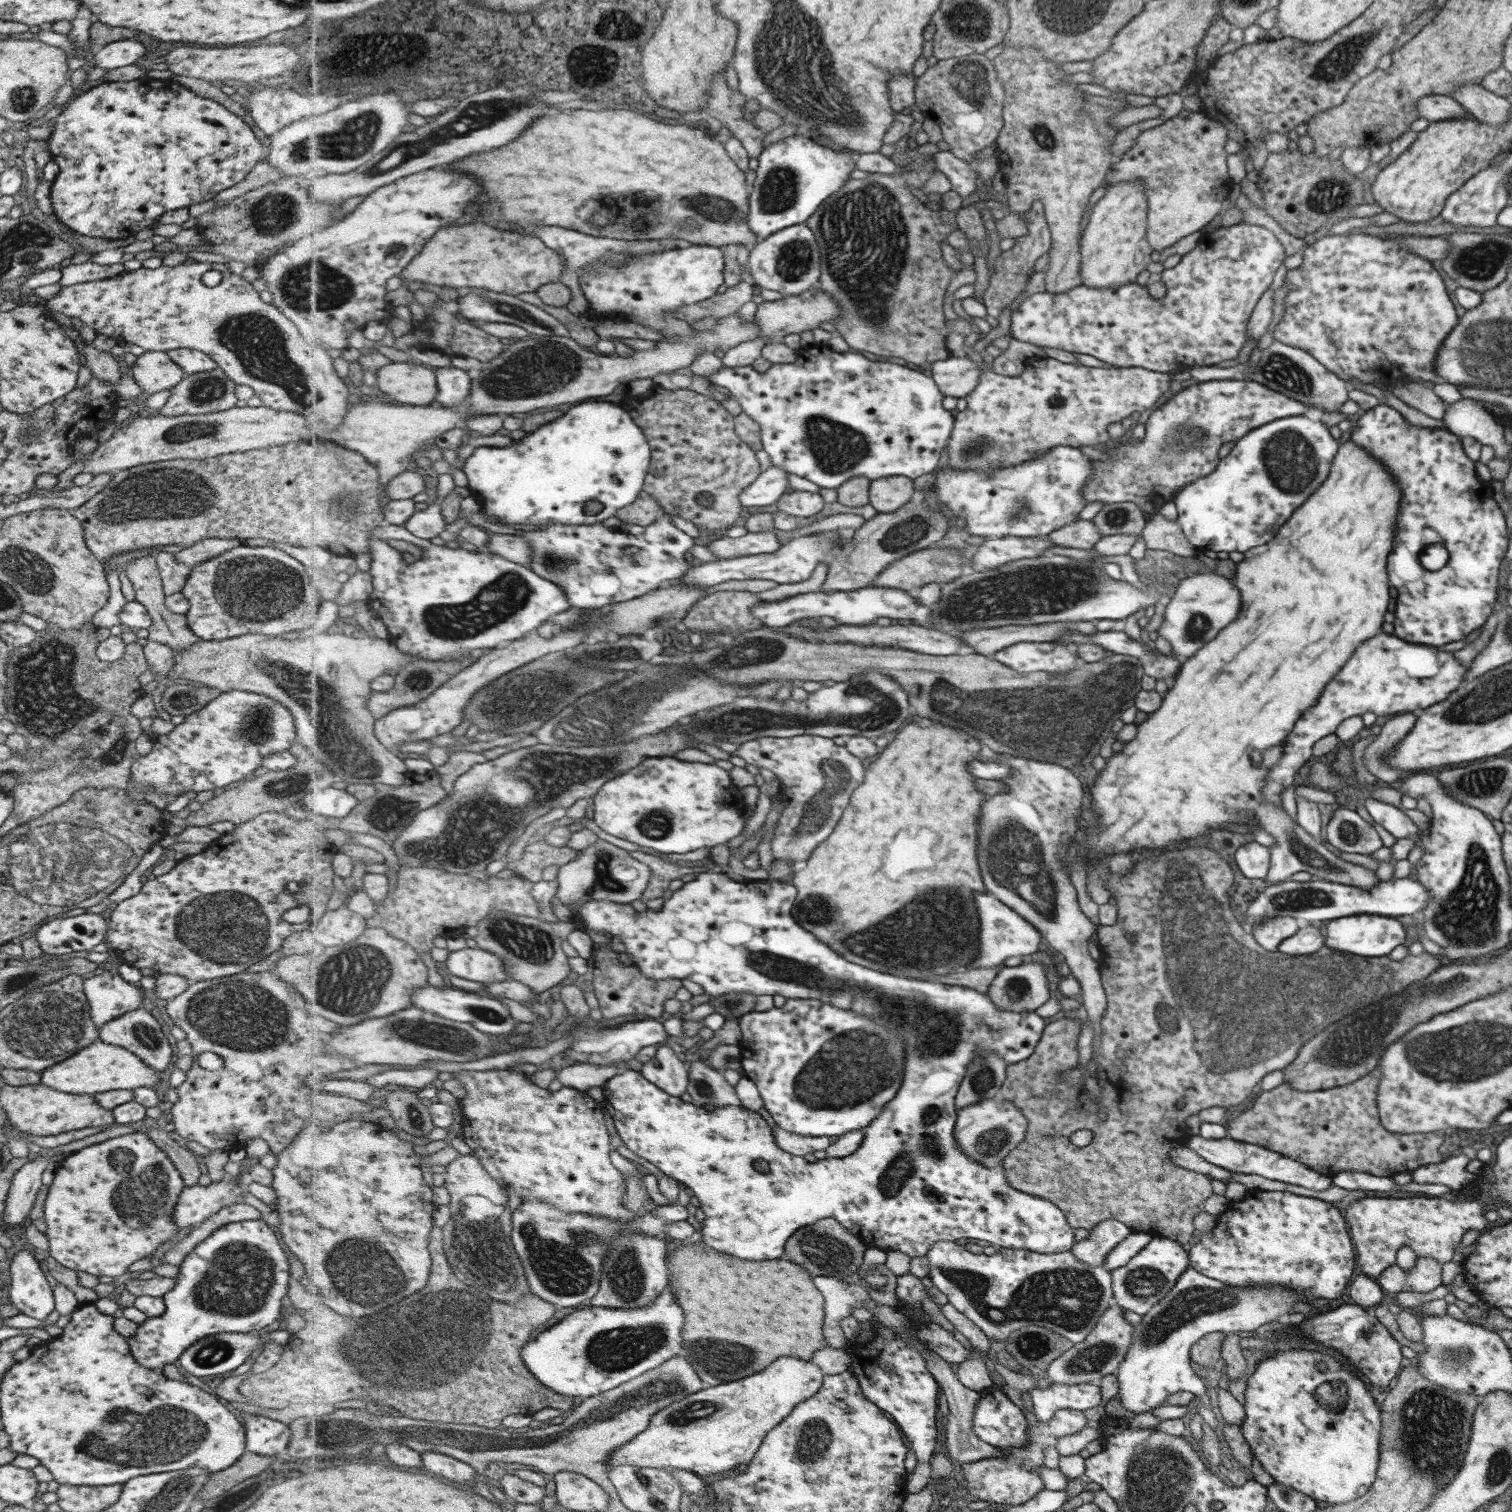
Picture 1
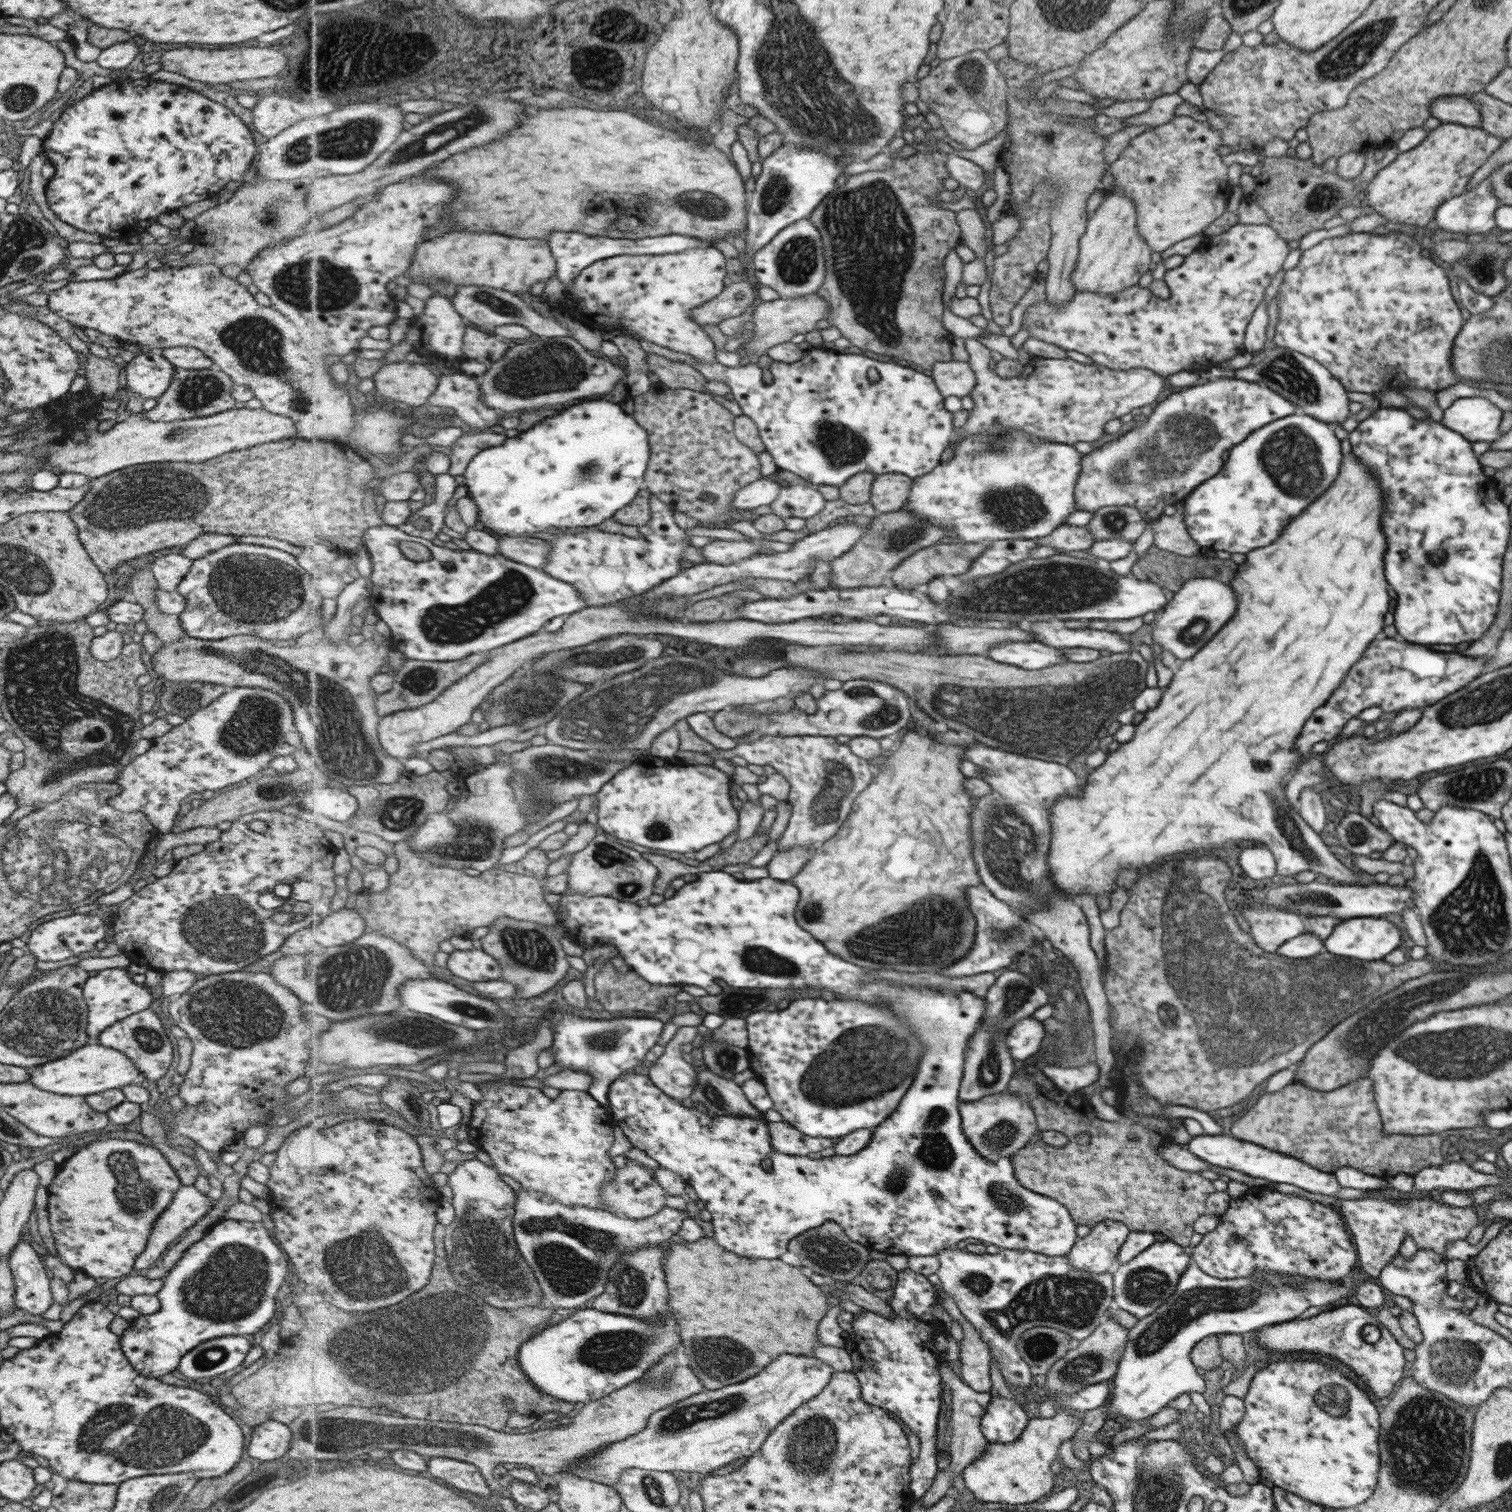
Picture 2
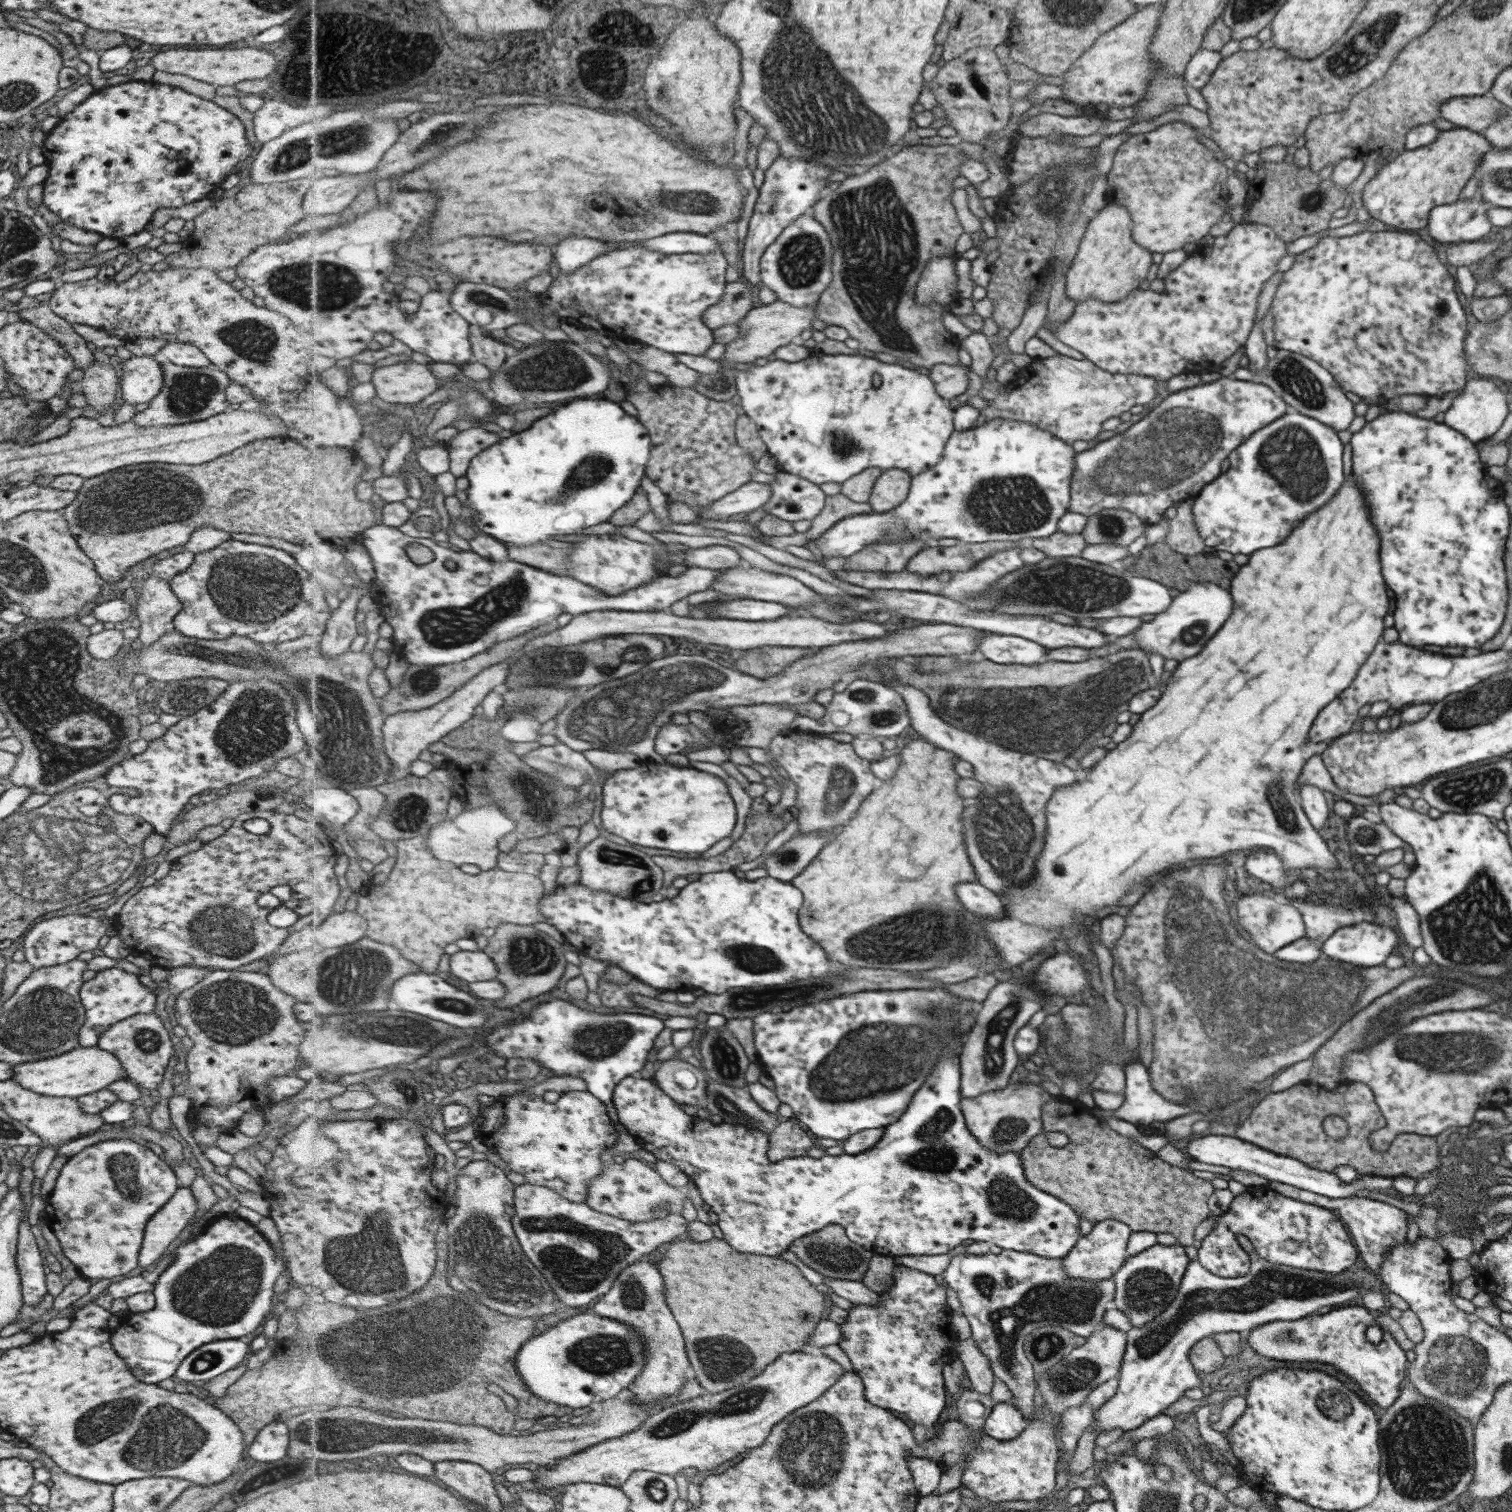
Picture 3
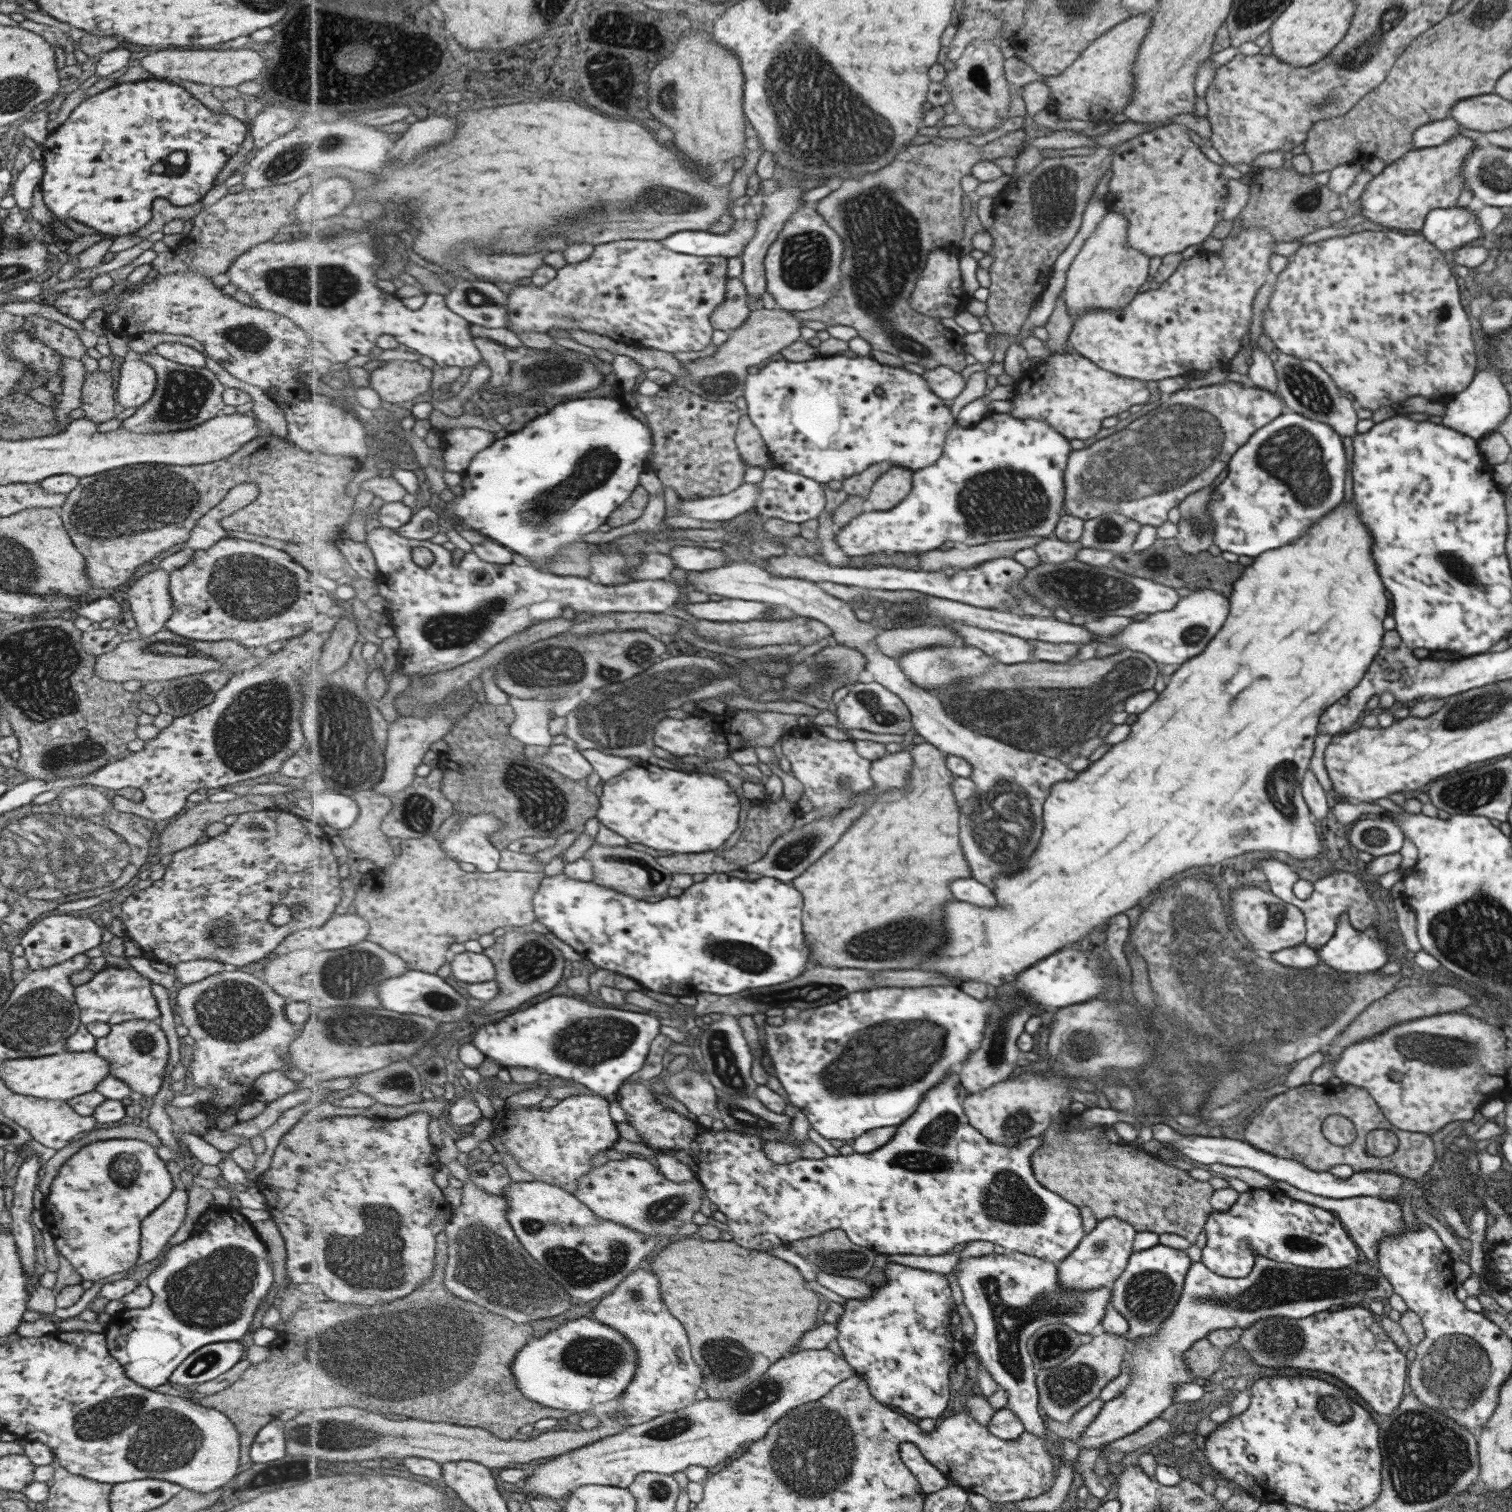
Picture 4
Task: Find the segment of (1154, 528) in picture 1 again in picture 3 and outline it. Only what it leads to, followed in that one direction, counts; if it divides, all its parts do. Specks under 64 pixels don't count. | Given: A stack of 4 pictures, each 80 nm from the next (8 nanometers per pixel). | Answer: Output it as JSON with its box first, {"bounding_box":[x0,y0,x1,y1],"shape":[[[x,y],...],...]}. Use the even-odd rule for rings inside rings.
{"bounding_box":[1162,497,1206,556],"shape":[[[1190,497],[1177,504],[1176,517],[1168,519],[1170,530],[1162,540],[1166,548],[1186,556],[1195,556],[1206,548],[1195,523],[1194,503],[1195,497]]]}

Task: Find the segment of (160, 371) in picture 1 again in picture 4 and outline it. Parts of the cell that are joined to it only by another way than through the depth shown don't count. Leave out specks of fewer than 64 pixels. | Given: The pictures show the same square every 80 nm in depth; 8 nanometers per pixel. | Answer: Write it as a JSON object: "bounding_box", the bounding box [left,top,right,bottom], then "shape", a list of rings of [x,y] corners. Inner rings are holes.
{"bounding_box":[115,360,156,408],"shape":[[[124,360],[118,376],[115,399],[122,408],[138,408],[150,400],[156,386],[155,370],[143,360]]]}

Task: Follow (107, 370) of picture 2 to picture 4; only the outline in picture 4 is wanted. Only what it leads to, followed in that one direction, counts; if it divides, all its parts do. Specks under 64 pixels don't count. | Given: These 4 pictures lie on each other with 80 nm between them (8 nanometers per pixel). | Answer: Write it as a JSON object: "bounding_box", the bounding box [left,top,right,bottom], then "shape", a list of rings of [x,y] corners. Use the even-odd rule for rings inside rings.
{"bounding_box":[81,371,116,423],"shape":[[[93,371],[87,373],[81,388],[81,410],[86,420],[101,423],[108,422],[114,414],[116,391],[110,372]]]}

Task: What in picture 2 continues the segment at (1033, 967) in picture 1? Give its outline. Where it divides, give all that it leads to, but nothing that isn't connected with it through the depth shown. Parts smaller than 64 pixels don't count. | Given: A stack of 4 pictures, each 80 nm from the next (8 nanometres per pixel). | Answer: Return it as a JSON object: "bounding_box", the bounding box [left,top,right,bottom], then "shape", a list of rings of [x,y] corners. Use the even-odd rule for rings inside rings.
{"bounding_box":[961,971,1050,1102],"shape":[[[1006,971],[997,975],[995,983],[989,988],[985,999],[986,1016],[980,1030],[970,1042],[970,1054],[966,1062],[966,1080],[961,1087],[961,1102],[977,1101],[985,1096],[1002,1093],[1009,1087],[1012,1080],[1016,1060],[1010,1056],[1006,1048],[1006,1036],[1014,1023],[1022,1018],[1033,1017],[1039,1008],[1046,1006],[1050,996],[1040,990],[1026,974],[1018,971]]]}

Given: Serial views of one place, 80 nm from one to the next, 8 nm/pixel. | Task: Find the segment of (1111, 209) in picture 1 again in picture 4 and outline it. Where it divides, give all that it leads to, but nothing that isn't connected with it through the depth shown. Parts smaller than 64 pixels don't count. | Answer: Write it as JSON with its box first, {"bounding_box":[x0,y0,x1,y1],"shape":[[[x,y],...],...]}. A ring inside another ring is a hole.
{"bounding_box":[1064,210,1150,319],"shape":[[[1108,210],[1107,215],[1098,223],[1097,229],[1086,240],[1085,245],[1074,257],[1066,271],[1064,302],[1070,316],[1075,319],[1087,310],[1103,308],[1118,310],[1129,306],[1139,293],[1140,286],[1150,276],[1148,256],[1129,245],[1129,221],[1120,212]]]}

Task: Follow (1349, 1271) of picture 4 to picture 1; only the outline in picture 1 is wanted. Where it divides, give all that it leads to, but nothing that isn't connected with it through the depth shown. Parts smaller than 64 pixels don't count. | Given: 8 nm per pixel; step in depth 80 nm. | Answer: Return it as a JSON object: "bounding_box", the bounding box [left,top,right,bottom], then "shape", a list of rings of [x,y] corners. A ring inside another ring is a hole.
{"bounding_box":[1116,1267,1316,1414],"shape":[[[1190,1267],[1177,1280],[1171,1293],[1143,1315],[1133,1330],[1133,1344],[1116,1371],[1122,1406],[1136,1414],[1144,1414],[1159,1409],[1157,1405],[1176,1392],[1185,1390],[1195,1396],[1204,1396],[1205,1381],[1191,1365],[1193,1344],[1214,1332],[1233,1334],[1272,1327],[1278,1321],[1286,1320],[1298,1302],[1316,1303],[1316,1298],[1302,1300],[1294,1293],[1278,1283],[1257,1287],[1230,1286]]]}

